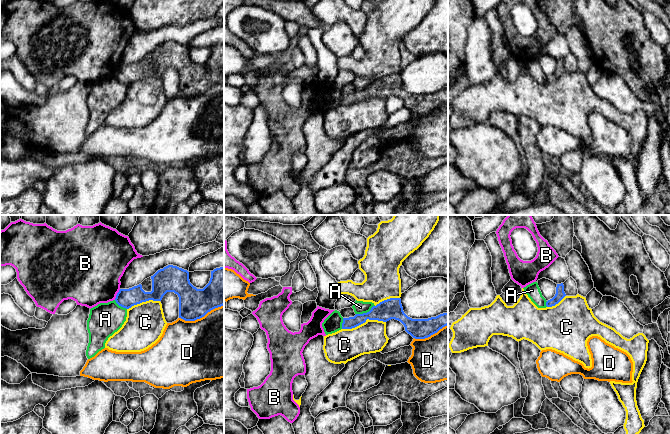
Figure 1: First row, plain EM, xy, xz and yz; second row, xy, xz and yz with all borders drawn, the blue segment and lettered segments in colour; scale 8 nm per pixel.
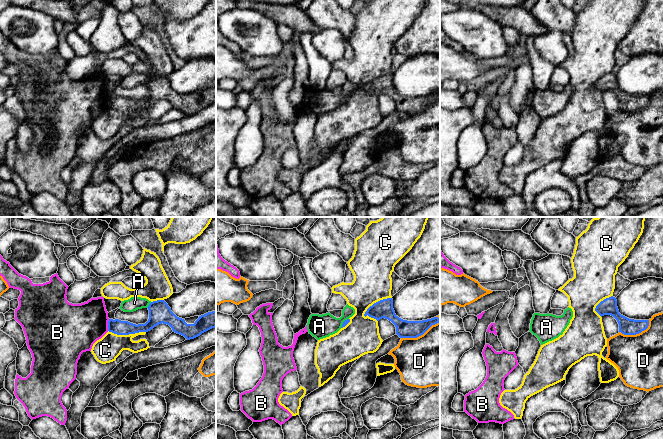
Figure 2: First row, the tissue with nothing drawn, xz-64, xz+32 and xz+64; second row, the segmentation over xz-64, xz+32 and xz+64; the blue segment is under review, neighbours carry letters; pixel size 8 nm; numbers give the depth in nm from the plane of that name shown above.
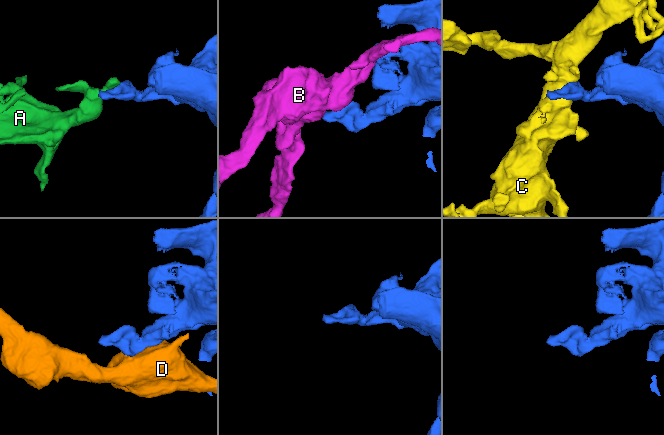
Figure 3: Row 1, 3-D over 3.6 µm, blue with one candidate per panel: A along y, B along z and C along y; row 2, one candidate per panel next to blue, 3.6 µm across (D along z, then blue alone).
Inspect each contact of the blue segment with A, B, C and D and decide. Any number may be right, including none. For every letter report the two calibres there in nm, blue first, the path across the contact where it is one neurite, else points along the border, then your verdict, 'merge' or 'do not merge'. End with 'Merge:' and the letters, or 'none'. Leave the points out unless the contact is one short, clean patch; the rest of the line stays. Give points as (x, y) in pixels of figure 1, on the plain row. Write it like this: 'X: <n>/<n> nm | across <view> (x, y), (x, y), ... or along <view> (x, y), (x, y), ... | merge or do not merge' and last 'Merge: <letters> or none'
A: 160/110 nm | along xz (374, 81), (368, 87), (356, 90) | do not merge
B: 160/460 nm | along xy (120, 65), (114, 75) | do not merge
C: 160/260 nm | do not merge
D: 240/500 nm | do not merge
Merge: none

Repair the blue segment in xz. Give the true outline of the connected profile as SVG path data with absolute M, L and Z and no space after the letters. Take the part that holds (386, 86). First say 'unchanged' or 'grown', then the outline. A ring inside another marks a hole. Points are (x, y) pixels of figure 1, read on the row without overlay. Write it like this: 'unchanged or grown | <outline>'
unchanged | M390 74L373 82L367 89L343 94L342 105L355 104L367 95L383 98L398 96L404 101L405 107L415 115L428 114L448 101L448 89L428 95L412 95L404 89L400 74Z

